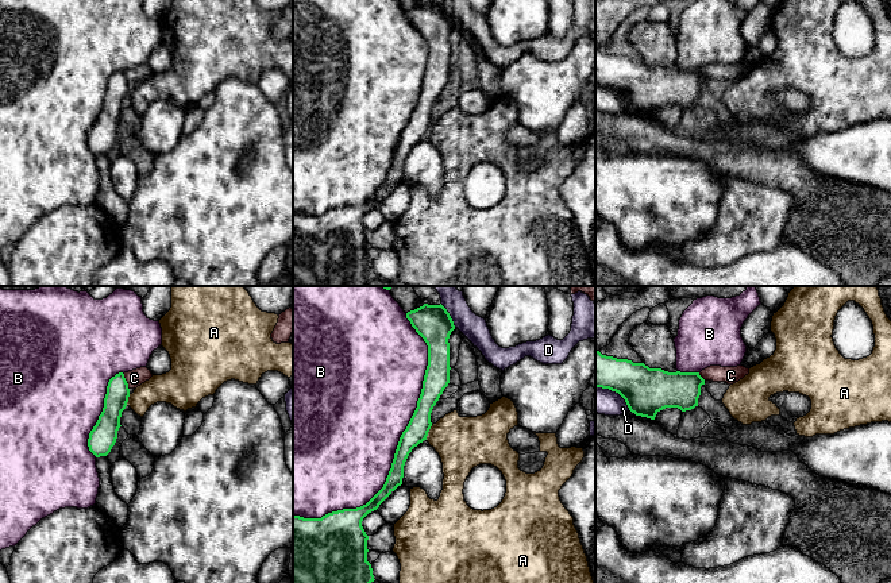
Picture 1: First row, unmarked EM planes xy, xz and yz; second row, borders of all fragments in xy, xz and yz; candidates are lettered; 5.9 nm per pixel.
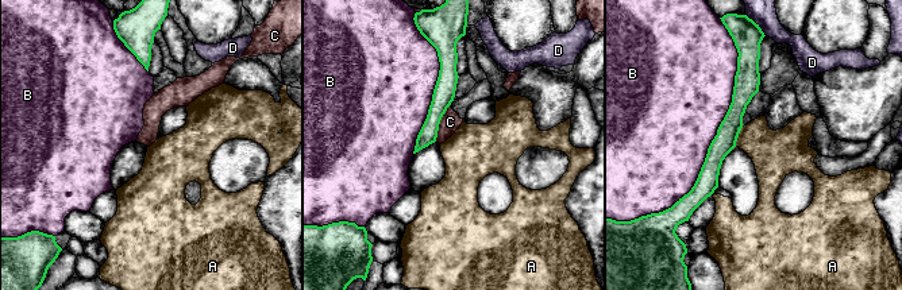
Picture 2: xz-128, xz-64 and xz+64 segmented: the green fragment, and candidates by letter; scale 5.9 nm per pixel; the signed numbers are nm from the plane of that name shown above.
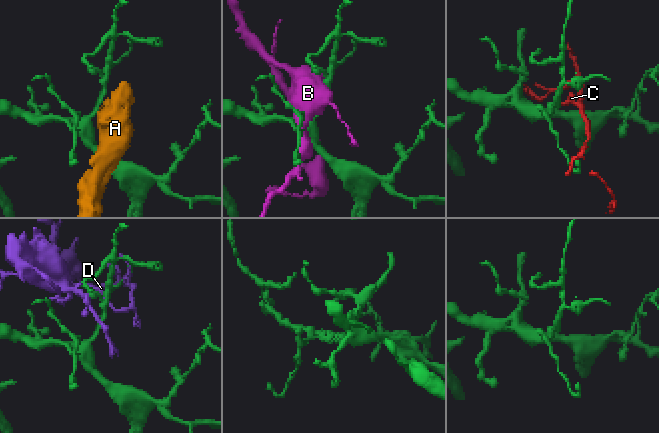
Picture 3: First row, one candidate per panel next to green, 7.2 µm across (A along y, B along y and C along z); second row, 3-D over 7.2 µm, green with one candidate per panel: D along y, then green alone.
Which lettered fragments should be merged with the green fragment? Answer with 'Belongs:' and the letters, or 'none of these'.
Belongs: none of these

